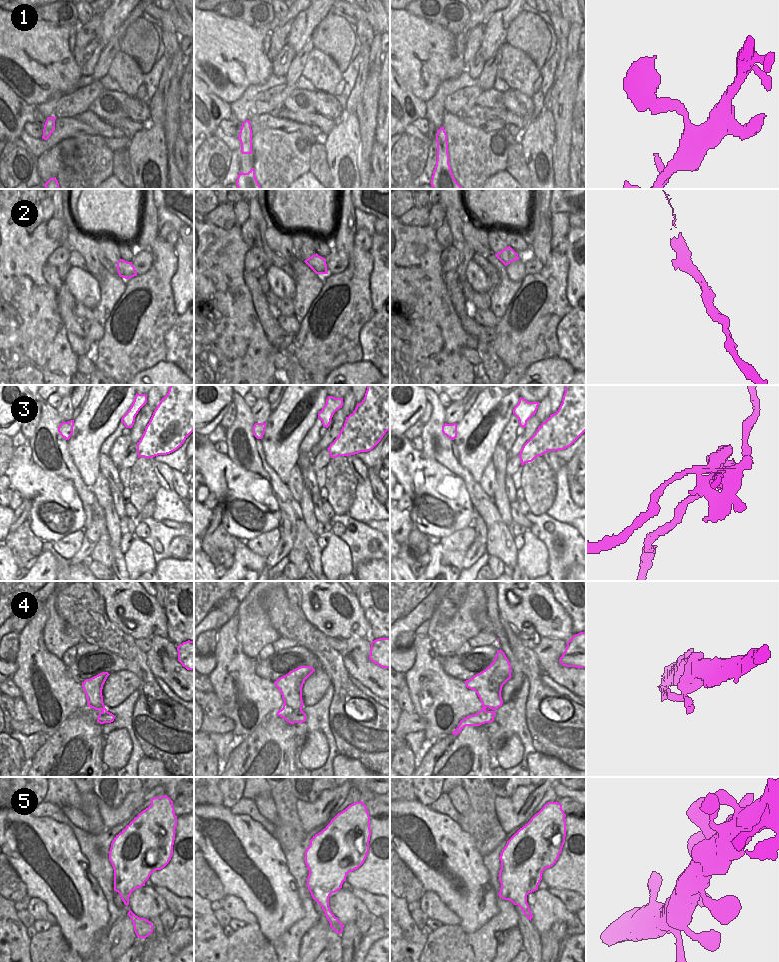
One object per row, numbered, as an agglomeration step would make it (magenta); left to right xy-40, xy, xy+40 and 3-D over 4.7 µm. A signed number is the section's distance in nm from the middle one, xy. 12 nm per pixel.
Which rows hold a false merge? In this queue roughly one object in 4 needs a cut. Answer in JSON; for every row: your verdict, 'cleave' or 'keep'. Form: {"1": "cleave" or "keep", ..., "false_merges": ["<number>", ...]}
{"1": "keep", "2": "keep", "3": "cleave", "4": "keep", "5": "keep", "false_merges": ["3"]}

